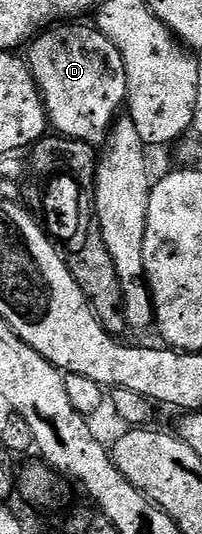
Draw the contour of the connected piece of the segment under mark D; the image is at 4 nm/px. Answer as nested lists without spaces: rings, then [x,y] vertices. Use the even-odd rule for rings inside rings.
[[[62,22],[40,32],[25,52],[27,66],[31,70],[31,77],[39,88],[39,96],[47,111],[47,123],[63,136],[68,136],[71,142],[102,145],[108,131],[120,115],[121,109],[127,103],[125,62],[121,54],[99,29],[85,22]]]

